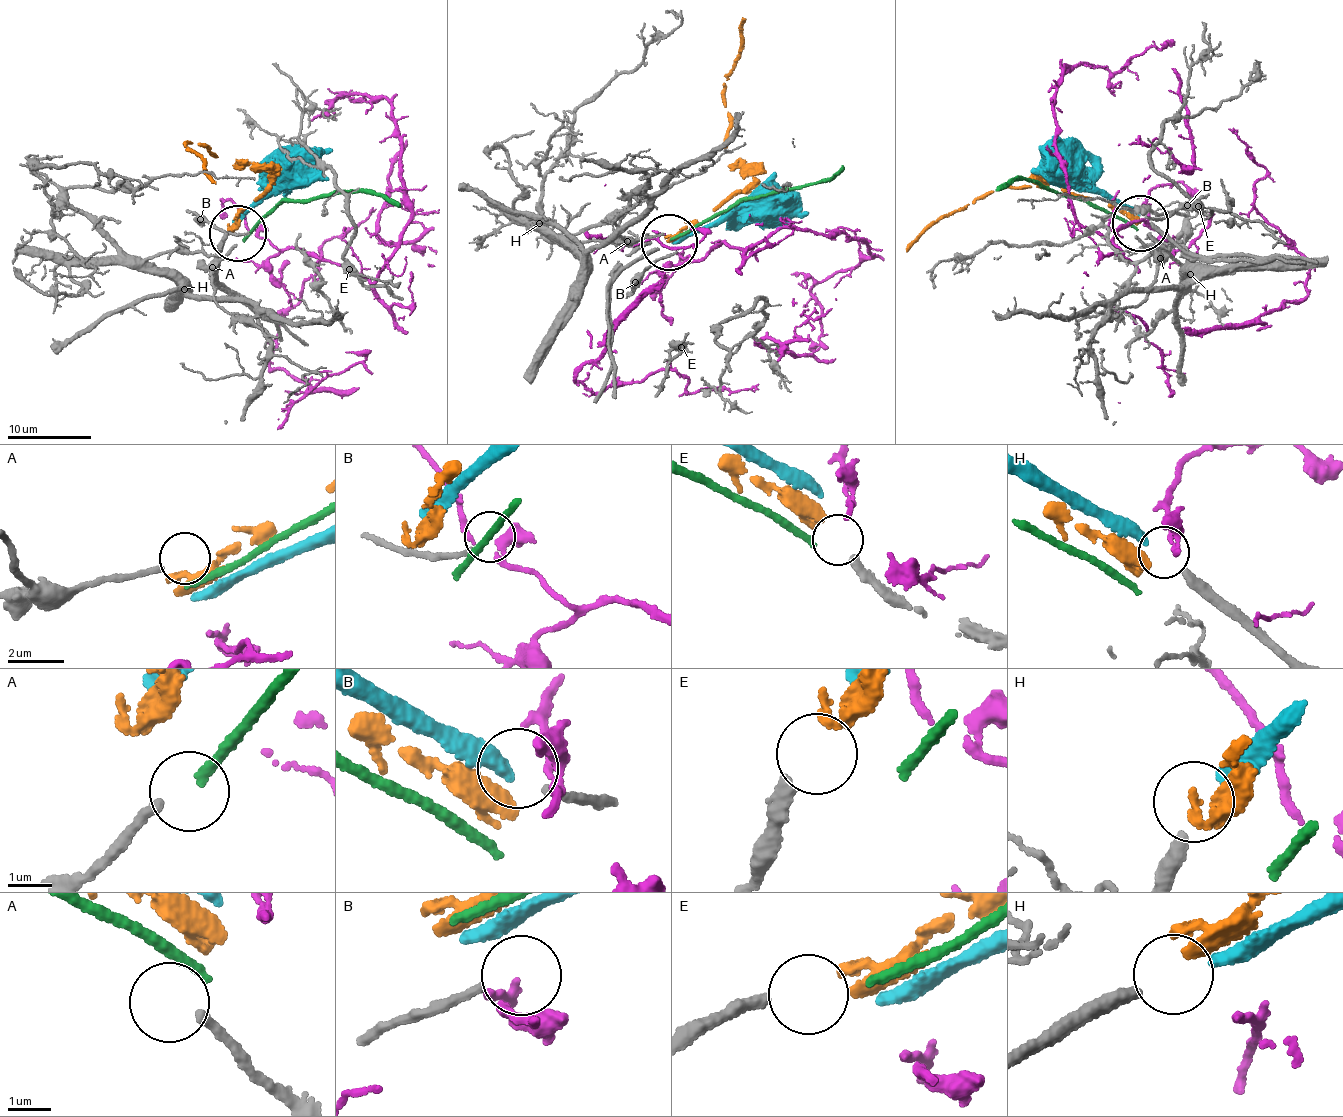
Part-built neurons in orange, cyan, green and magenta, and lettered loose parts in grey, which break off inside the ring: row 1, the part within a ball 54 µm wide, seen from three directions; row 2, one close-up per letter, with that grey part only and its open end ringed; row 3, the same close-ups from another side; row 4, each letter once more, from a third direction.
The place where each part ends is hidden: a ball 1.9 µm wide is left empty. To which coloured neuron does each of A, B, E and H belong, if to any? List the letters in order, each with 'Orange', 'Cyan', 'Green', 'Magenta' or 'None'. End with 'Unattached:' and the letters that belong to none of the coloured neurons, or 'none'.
A: None
B: None
E: Orange
H: Cyan
Unattached: A, B

